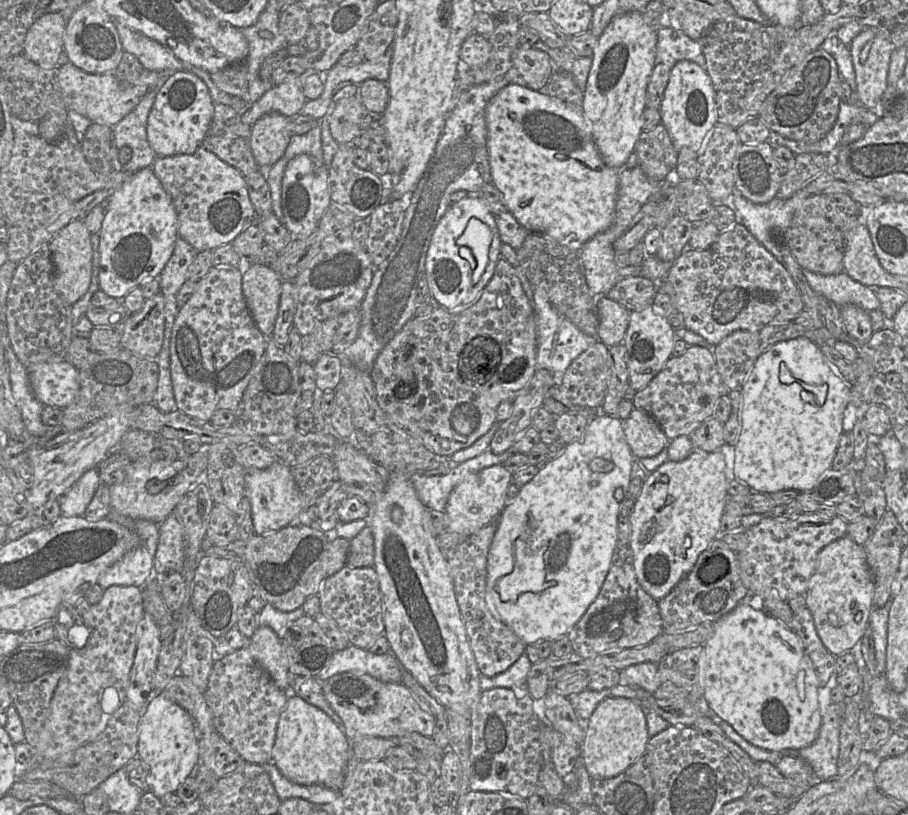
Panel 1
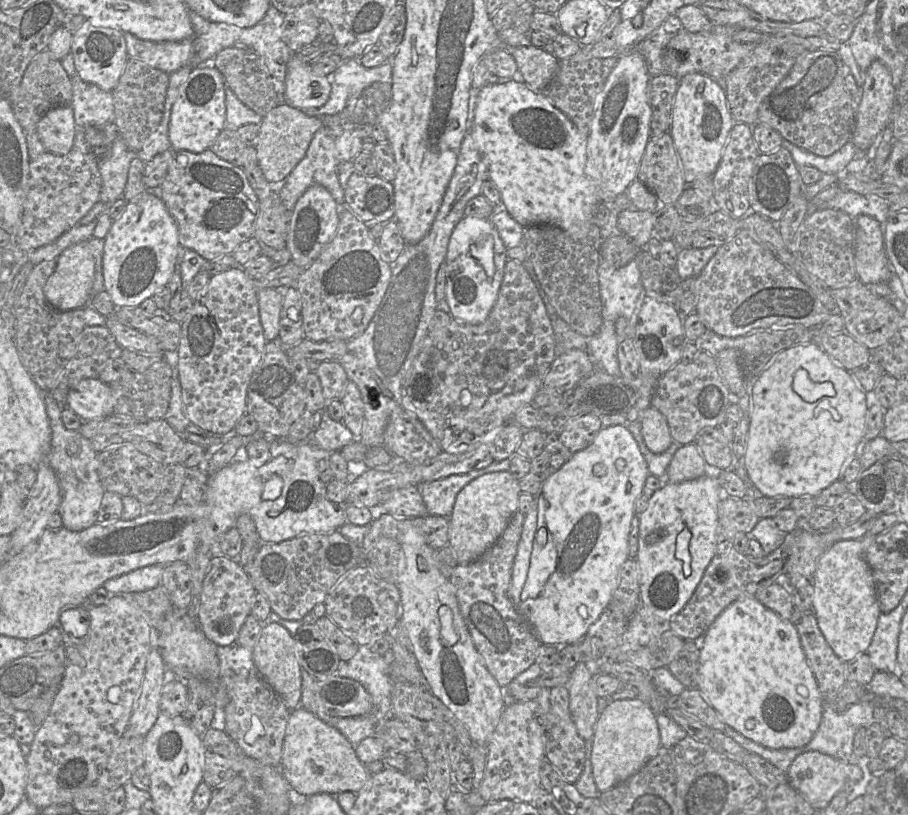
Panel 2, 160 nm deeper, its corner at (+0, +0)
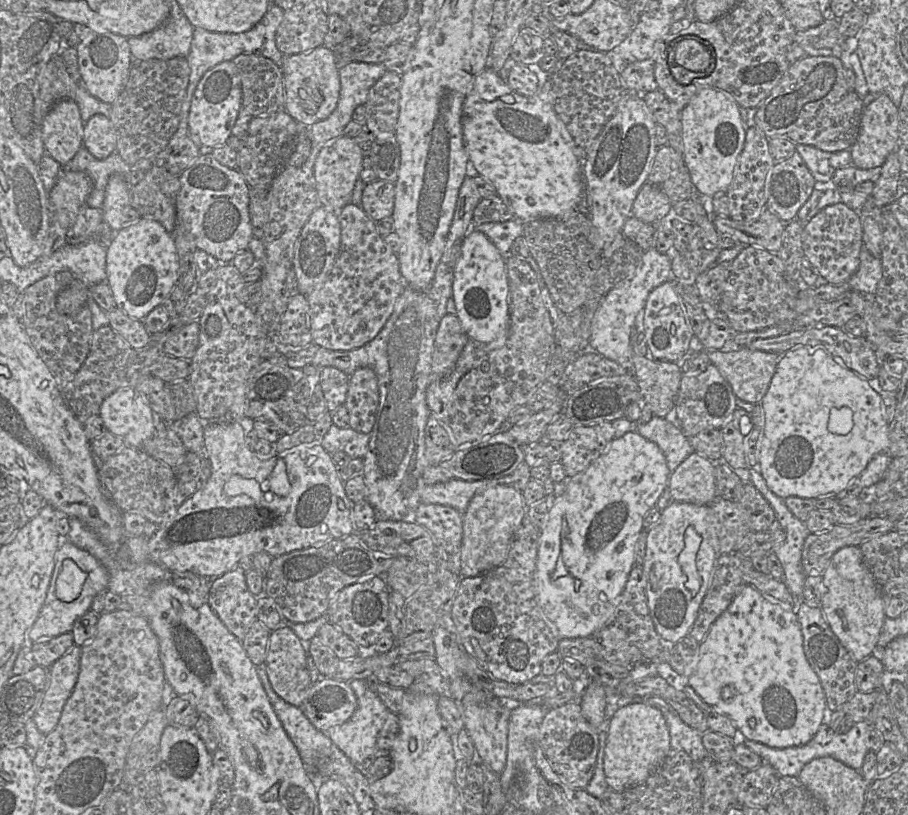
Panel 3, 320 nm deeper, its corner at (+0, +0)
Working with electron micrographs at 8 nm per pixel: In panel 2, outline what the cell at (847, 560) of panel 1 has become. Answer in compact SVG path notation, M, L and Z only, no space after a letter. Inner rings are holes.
M845 539L832 544L818 559L812 584L812 610L834 653L845 663L866 653L882 612L861 540Z

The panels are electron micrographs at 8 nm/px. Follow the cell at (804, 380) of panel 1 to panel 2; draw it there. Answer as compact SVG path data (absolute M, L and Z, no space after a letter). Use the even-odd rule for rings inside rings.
M815 343L781 351L751 381L751 415L746 453L742 462L752 483L766 497L817 496L839 479L848 458L859 456L865 434L866 392L851 373Z

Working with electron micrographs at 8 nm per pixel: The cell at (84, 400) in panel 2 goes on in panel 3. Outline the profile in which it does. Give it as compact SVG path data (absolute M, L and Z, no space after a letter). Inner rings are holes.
M122 387L104 399L99 416L107 431L120 437L124 446L141 449L160 419L136 389Z

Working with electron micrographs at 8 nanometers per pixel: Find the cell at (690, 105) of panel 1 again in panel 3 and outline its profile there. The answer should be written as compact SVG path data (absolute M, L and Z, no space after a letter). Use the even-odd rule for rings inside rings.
M706 87L681 110L680 119L682 156L696 191L704 198L725 193L746 140L748 126L744 124L740 106L727 92Z

